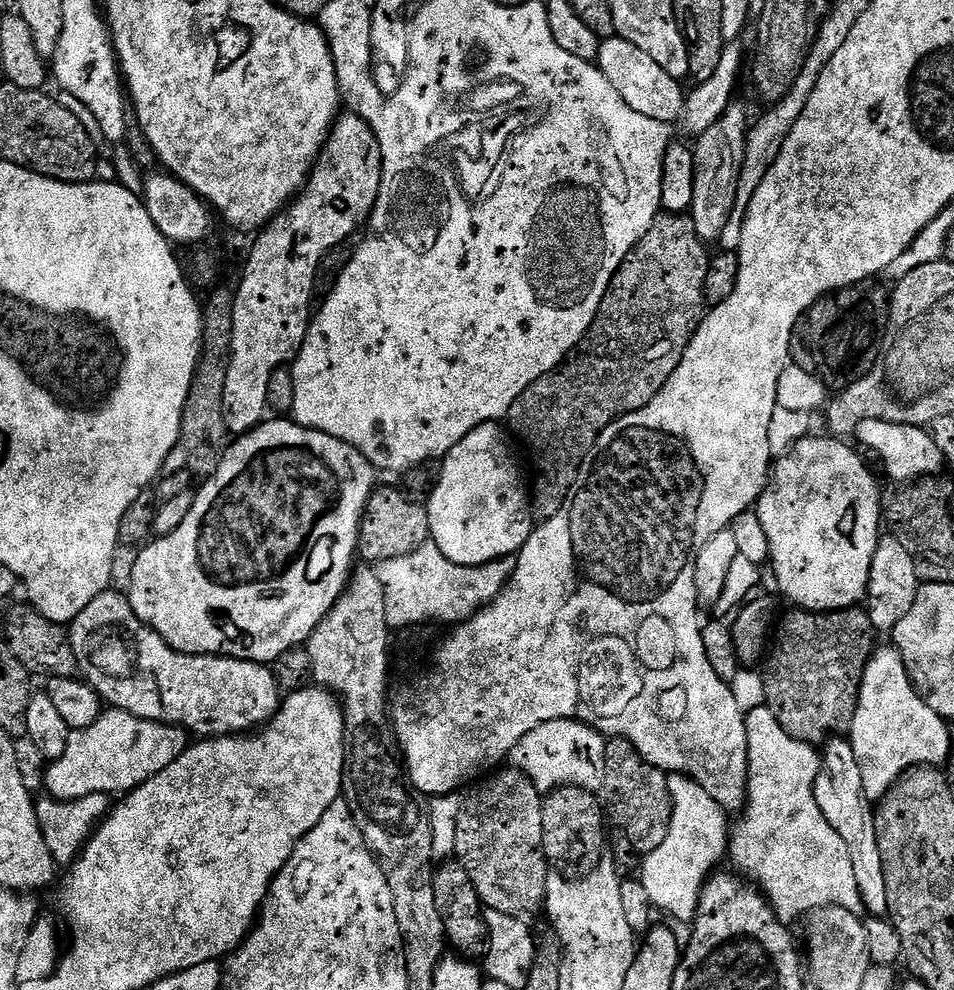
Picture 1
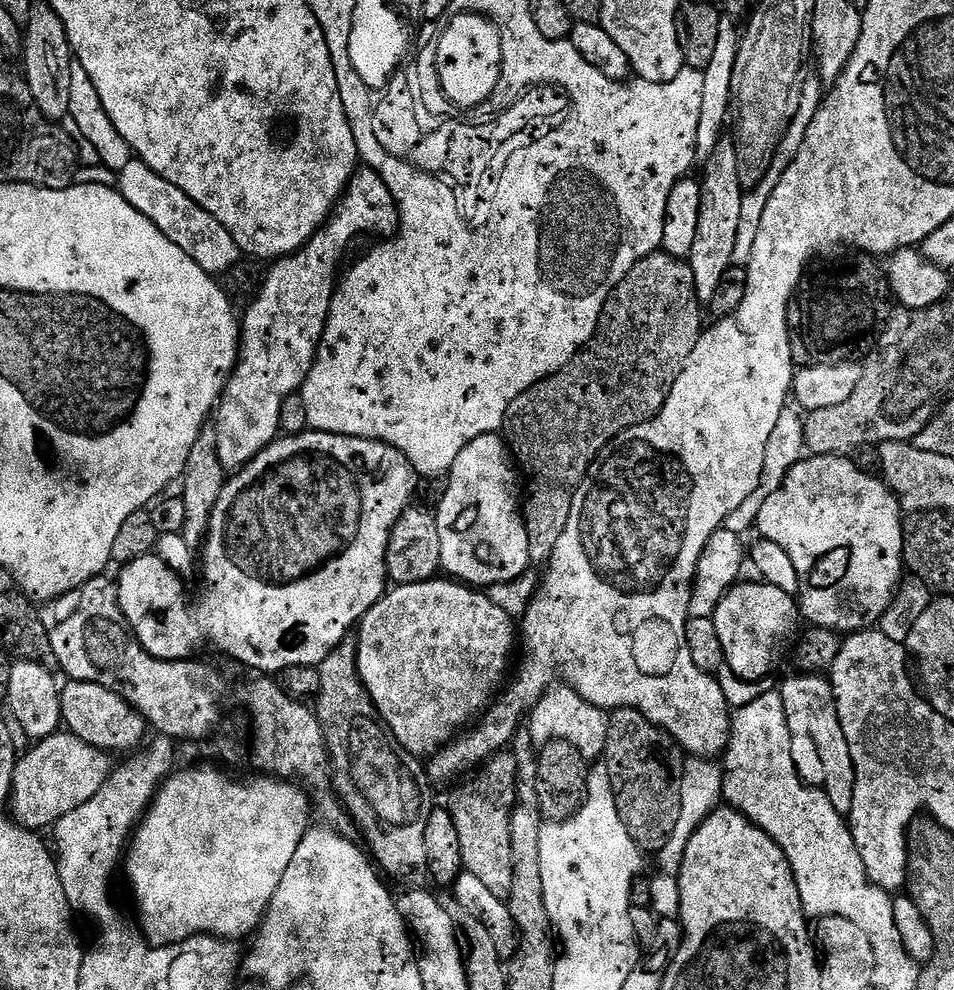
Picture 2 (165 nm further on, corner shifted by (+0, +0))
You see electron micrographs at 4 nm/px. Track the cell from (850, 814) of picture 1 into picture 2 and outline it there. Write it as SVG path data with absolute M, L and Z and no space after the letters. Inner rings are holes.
M820 674L799 675L790 677L778 688L790 726L794 766L809 788L820 789L826 798L830 798L834 810L847 814L854 806L856 771L850 758L846 734L842 734L842 722L838 718L832 685Z

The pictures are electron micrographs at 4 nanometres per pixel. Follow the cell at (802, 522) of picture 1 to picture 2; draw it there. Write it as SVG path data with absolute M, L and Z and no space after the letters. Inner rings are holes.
M809 455L803 460L799 460L786 474L782 486L762 502L762 510L756 519L756 528L759 535L770 542L778 542L782 550L790 554L790 562L794 562L794 570L798 570L800 579L800 590L798 593L798 603L800 605L800 615L805 621L809 620L809 625L817 628L827 628L837 634L851 634L872 630L879 625L882 614L886 614L888 607L892 605L892 600L896 596L896 590L902 583L902 577L906 572L904 562L904 520L902 519L902 509L900 501L892 493L892 489L884 483L883 479L871 476L868 472L863 472L858 465L848 456L814 456Z

